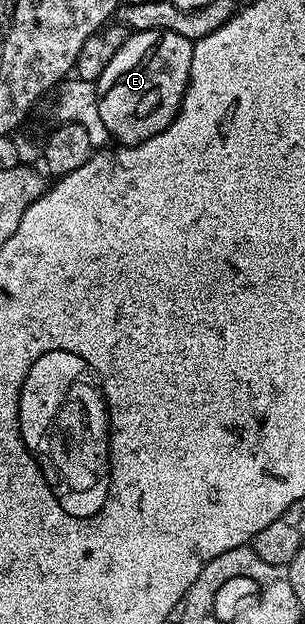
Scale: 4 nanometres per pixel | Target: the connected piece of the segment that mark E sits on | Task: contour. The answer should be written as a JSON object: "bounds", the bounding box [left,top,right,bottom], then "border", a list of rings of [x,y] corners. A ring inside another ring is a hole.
{"bounds":[98,31,195,147],"border":[[[135,31],[127,34],[116,57],[98,78],[100,121],[115,144],[131,147],[156,137],[178,115],[190,80],[195,40],[171,31]]]}

